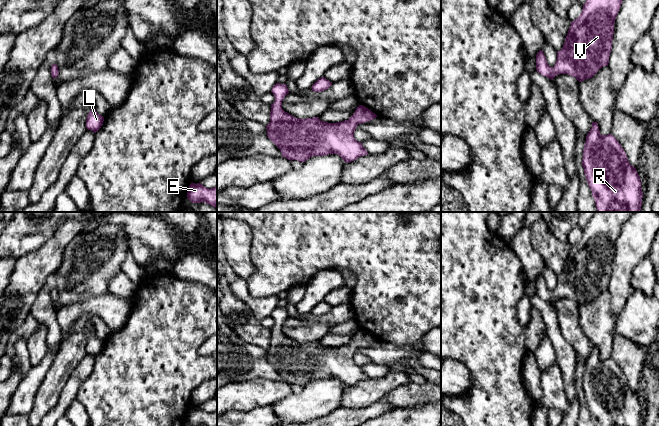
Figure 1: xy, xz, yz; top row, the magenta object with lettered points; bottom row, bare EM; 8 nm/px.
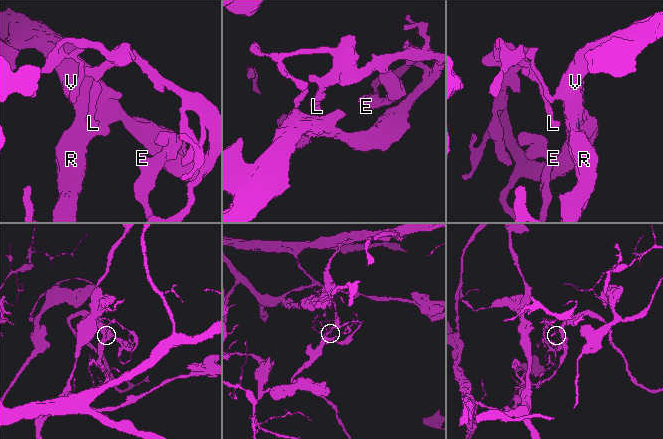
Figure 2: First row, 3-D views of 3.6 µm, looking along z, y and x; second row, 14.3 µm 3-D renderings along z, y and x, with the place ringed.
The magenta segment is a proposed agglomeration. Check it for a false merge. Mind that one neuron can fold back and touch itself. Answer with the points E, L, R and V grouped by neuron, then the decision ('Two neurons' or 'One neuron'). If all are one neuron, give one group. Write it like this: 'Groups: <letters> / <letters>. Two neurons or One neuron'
Groups: E R V / L. Two neurons

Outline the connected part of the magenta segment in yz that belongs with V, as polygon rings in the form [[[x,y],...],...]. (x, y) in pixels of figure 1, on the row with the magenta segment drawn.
[[[586,0],[581,14],[571,22],[564,45],[557,52],[555,74],[568,74],[579,82],[592,78],[603,66],[608,66],[612,49],[614,24],[623,0]]]

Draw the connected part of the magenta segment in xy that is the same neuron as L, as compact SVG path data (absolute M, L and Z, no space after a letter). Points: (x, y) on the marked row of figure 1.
M91 110L87 115L86 128L96 133L103 125L104 117L99 115L96 110Z

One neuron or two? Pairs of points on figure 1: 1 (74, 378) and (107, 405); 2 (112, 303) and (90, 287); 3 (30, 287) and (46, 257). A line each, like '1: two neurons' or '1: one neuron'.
1: two neurons
2: two neurons
3: one neuron

